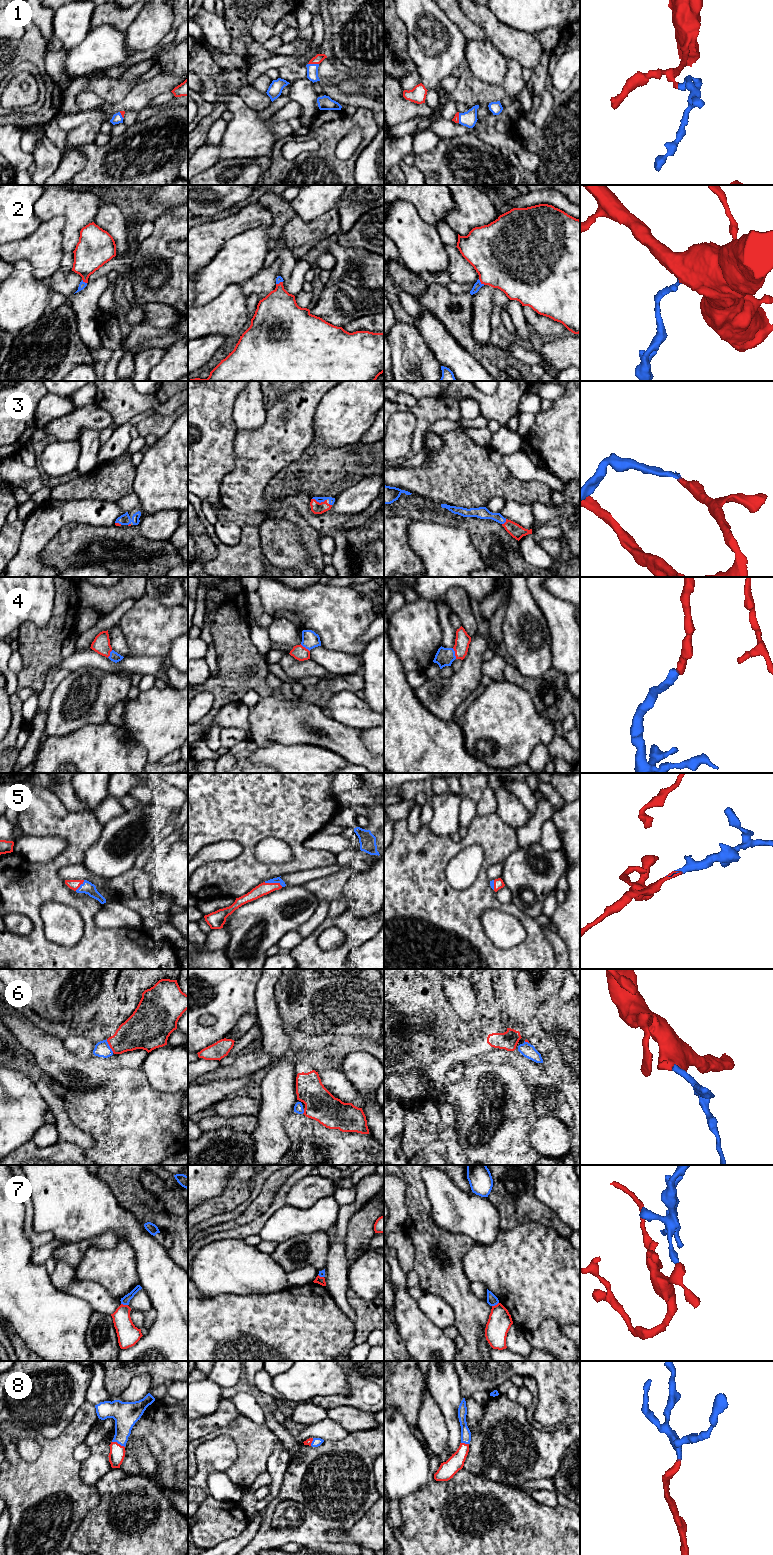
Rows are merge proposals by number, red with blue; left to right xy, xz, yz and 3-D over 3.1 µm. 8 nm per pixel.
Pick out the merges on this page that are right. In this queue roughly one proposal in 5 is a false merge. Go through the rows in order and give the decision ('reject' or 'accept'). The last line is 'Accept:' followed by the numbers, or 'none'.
1: accept
2: accept
3: accept
4: accept
5: accept
6: accept
7: reject
8: accept
Accept: 1, 2, 3, 4, 5, 6, 8

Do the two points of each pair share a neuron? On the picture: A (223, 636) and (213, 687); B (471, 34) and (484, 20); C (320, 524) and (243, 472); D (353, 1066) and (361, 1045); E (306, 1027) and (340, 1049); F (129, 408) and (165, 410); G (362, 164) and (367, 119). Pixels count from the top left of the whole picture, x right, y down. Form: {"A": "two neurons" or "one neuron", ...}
{"A": "one neuron", "B": "two neurons", "C": "one neuron", "D": "two neurons", "E": "two neurons", "F": "one neuron", "G": "two neurons"}

